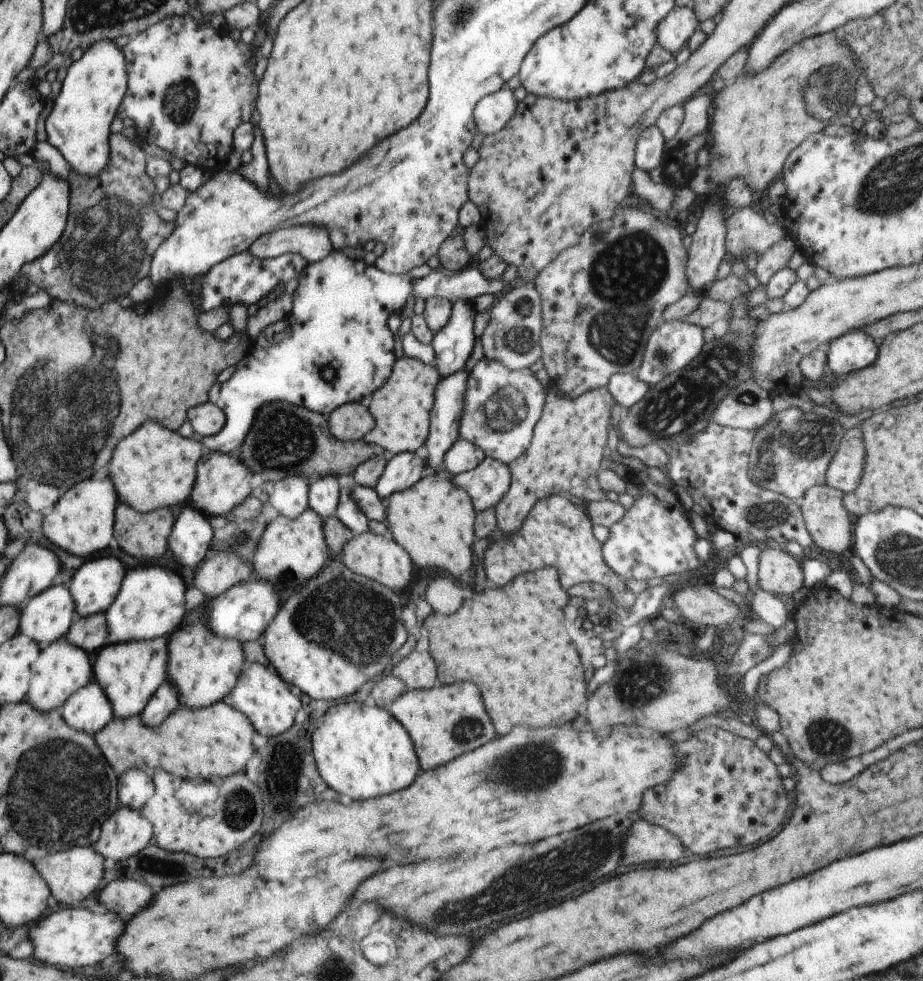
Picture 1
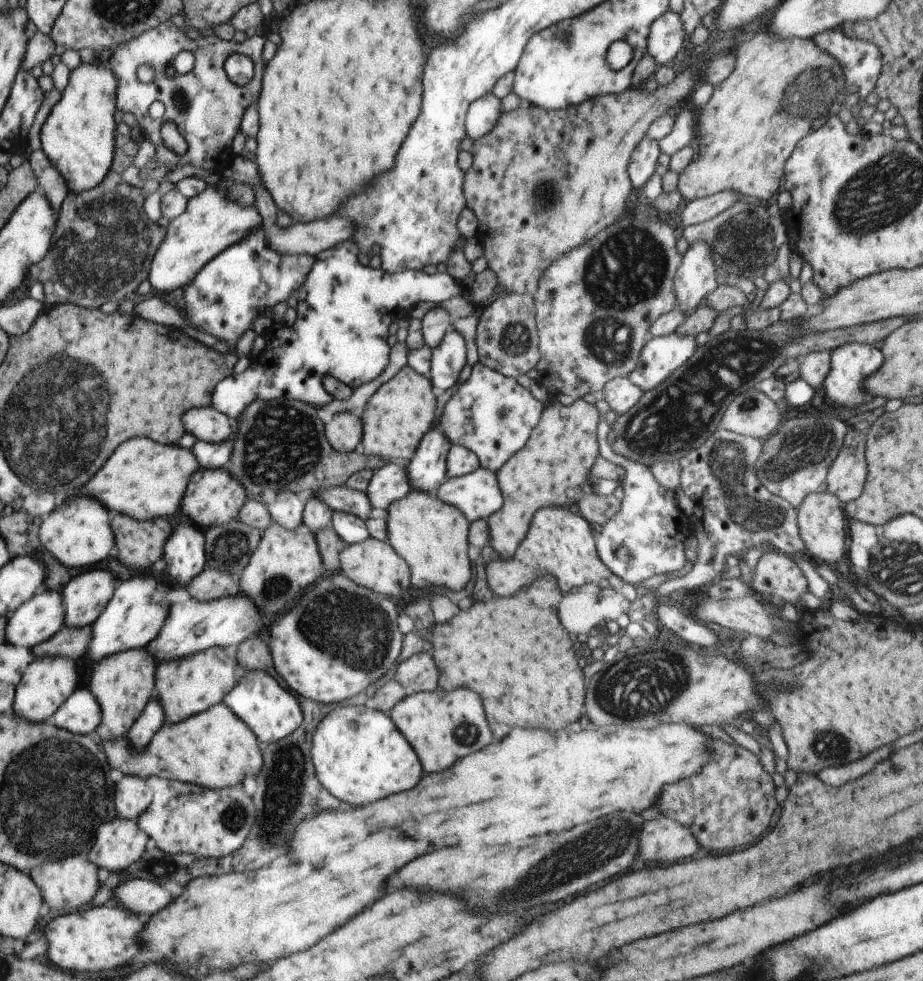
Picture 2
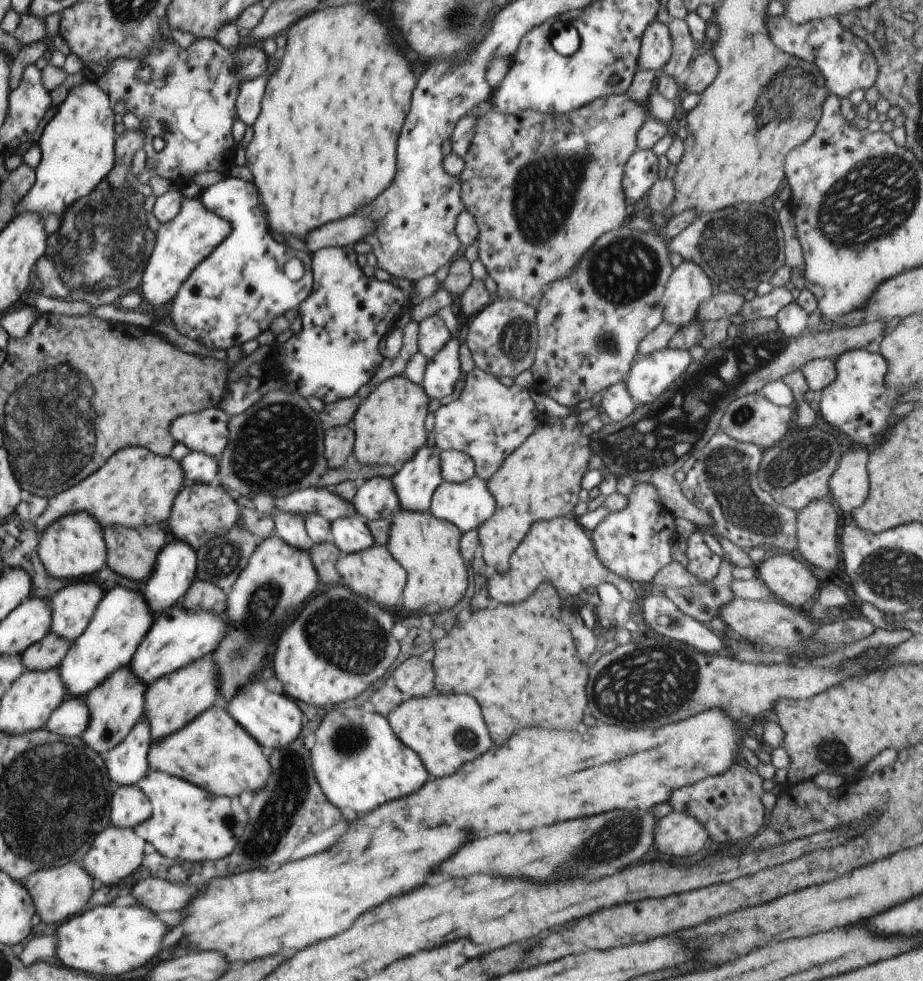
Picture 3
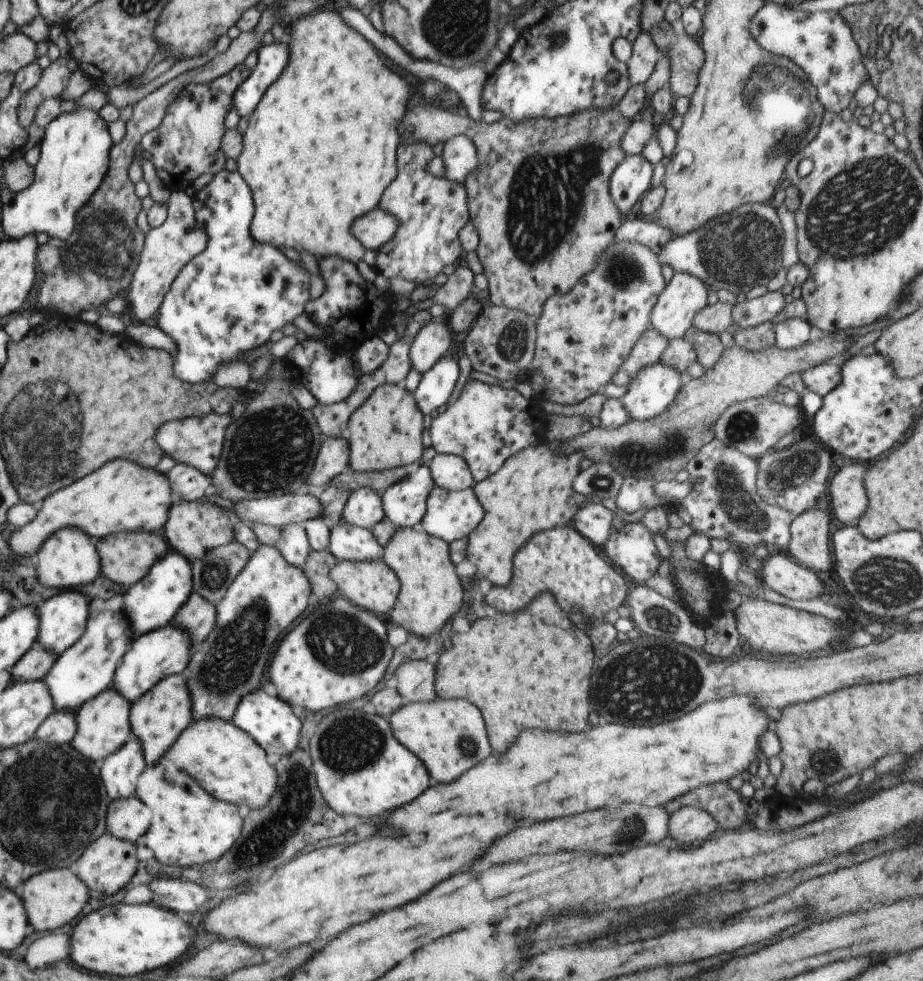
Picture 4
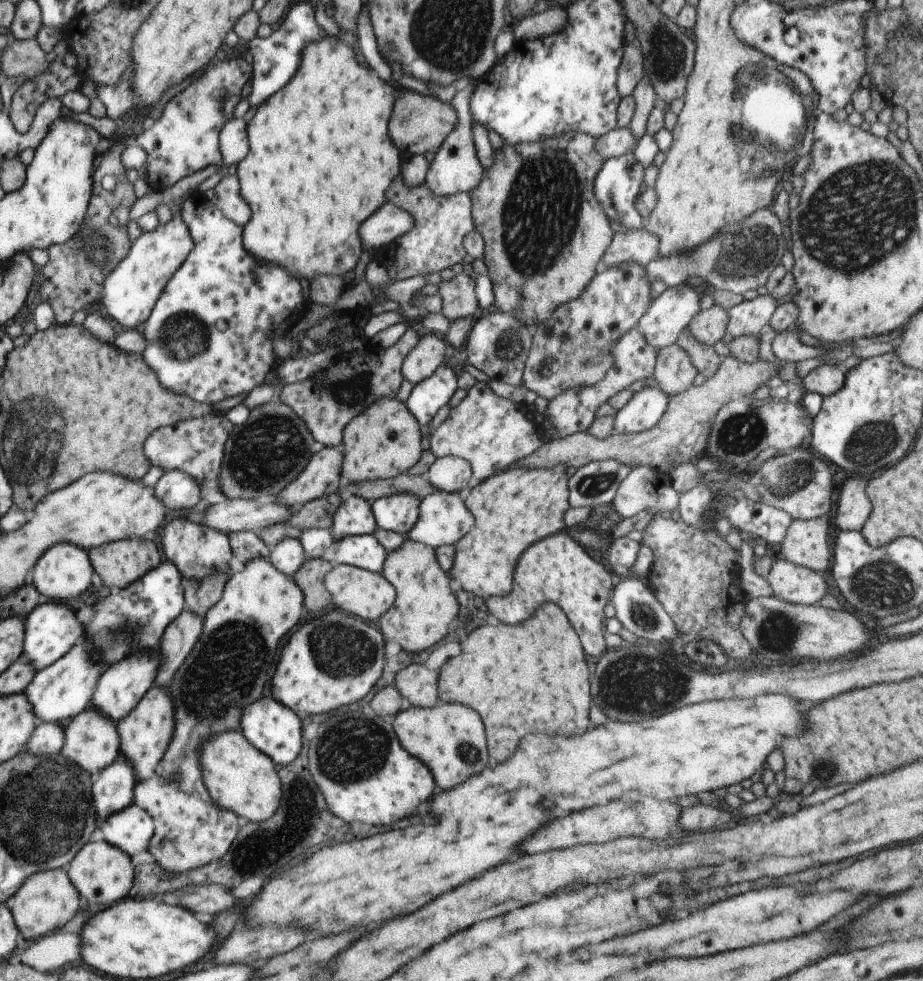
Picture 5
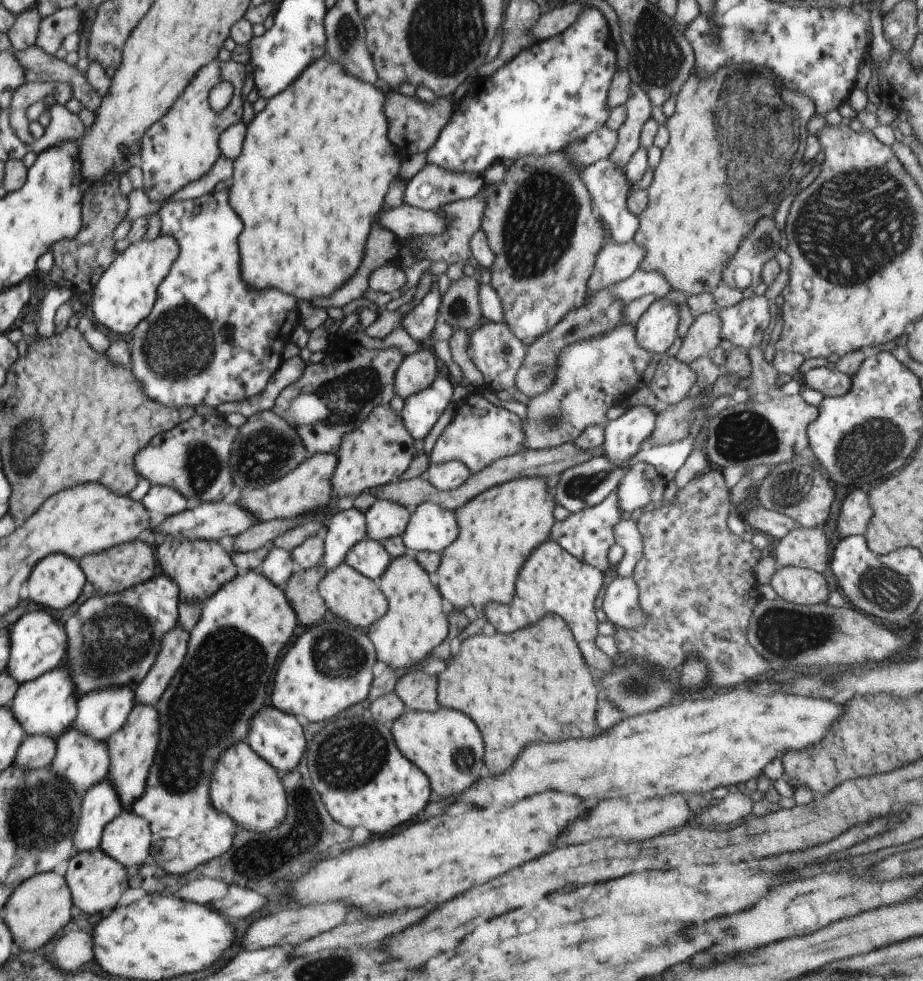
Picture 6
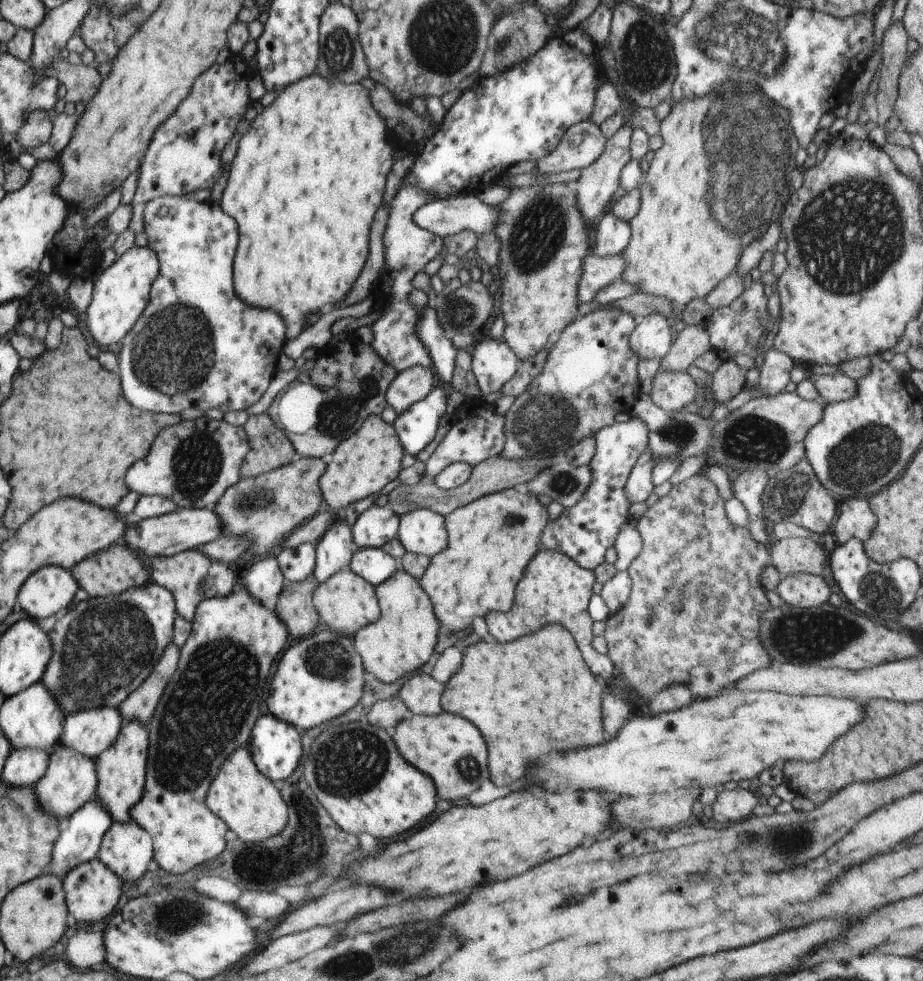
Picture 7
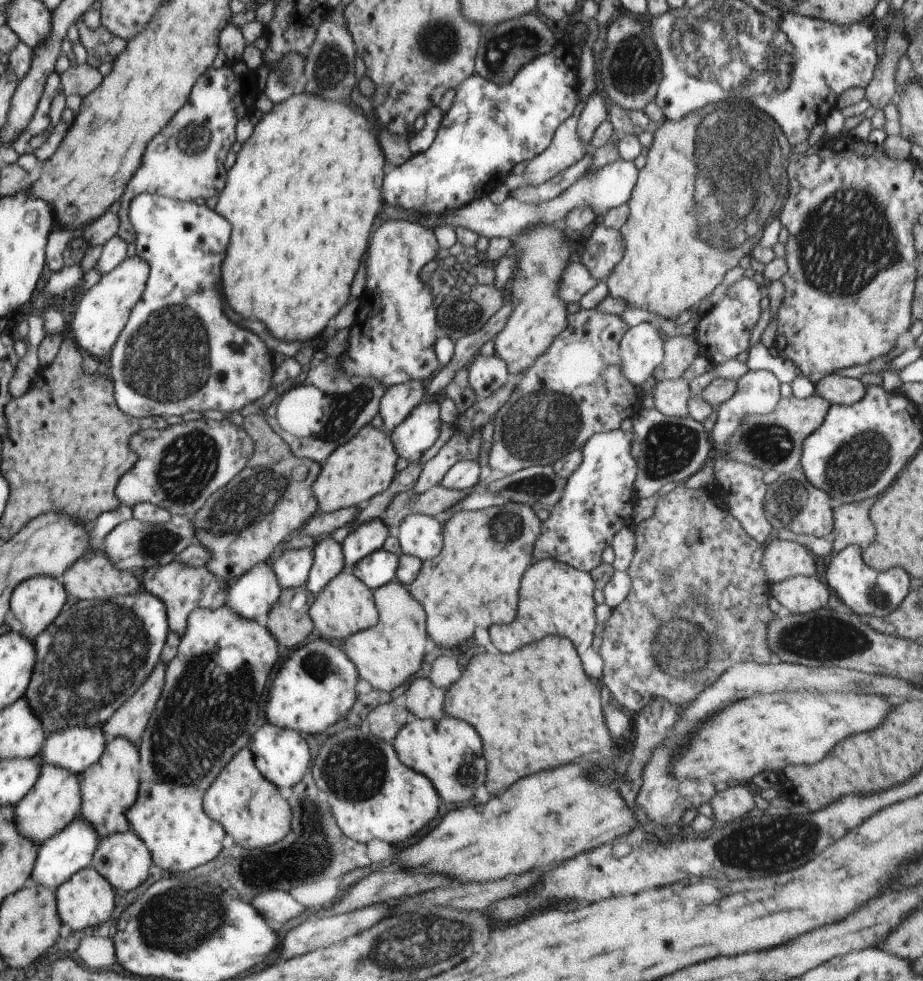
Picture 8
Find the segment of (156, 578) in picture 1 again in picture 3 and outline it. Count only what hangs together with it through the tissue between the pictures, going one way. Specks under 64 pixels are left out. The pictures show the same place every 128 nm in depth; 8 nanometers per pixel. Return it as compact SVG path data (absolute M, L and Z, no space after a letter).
M115 586L104 600L90 622L90 626L73 642L58 668L68 690L68 697L85 698L88 693L110 678L120 667L131 664L139 644L154 626L156 612L145 599L143 592L134 592L124 586Z

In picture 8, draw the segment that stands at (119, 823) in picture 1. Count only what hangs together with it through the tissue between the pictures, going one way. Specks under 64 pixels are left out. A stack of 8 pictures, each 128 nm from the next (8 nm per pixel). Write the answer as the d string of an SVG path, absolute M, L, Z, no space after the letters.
M92 867L75 872L55 890L55 896L58 898L59 915L63 917L67 932L90 932L94 930L94 926L102 925L106 920L110 921L110 914L114 910L114 890L110 881Z

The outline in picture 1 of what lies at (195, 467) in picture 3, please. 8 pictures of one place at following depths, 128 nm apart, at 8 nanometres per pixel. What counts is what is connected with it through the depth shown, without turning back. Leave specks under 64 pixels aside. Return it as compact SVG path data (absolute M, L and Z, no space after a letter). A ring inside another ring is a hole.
M336 250L321 261L307 264L300 272L298 287L293 292L294 305L290 314L260 331L255 341L252 341L245 358L236 365L236 370L230 379L212 388L210 402L223 409L227 415L227 422L218 435L202 437L206 450L238 454L244 439L252 431L251 426L255 423L256 415L267 404L283 402L328 416L343 404L354 401L368 402L373 392L389 379L396 359L394 333L388 329L386 322L390 314L401 315L408 298L417 295L418 291L421 292L424 300L440 297L454 304L460 299L473 301L482 294L500 294L504 286L502 277L486 278L479 266L468 266L450 276L434 270L423 279L412 280L407 274L384 272L375 264L368 265L364 259L350 259ZM326 367L335 372L332 380L327 381L323 377L323 370Z

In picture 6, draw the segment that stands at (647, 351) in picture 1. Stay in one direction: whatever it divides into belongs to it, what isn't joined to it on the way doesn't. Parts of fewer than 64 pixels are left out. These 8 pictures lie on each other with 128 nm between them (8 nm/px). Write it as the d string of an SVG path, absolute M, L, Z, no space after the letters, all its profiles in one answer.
M632 403L626 405L626 412L605 425L605 442L602 444L604 456L617 467L625 467L628 461L640 450L640 445L654 432L657 412L648 405Z

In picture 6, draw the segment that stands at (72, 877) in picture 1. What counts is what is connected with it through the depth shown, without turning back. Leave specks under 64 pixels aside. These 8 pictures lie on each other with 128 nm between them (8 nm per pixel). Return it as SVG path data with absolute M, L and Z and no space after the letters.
M54 871L40 873L26 879L22 886L16 888L6 904L8 928L15 936L16 944L24 950L38 950L46 942L50 942L70 920L72 920L72 898L70 886L66 886L66 877Z

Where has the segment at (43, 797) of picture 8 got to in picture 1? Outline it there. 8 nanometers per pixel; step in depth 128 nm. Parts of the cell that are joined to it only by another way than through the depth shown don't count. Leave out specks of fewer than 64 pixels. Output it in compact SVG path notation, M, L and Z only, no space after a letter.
M168 637L154 640L132 641L130 643L106 643L97 653L93 679L100 683L106 696L111 700L113 716L122 719L134 718L158 693L158 689L168 680L167 668L170 666L170 641Z

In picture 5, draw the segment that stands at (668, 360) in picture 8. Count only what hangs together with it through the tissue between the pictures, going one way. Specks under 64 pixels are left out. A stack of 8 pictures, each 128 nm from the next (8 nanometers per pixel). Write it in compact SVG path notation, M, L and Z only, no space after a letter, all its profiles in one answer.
M718 304L701 310L689 322L689 329L701 343L714 346L726 336L729 316L727 310Z

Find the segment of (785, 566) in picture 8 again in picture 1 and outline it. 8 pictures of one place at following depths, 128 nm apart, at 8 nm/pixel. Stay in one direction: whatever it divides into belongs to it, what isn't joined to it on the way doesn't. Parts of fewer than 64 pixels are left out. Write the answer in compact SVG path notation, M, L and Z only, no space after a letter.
M827 483L811 486L798 501L805 527L812 536L813 544L820 550L847 556L853 544L852 522L843 505L844 493L830 488Z

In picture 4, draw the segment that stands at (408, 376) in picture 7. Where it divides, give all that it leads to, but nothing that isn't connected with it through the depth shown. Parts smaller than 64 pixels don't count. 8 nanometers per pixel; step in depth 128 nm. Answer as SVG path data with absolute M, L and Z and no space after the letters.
M432 319L417 332L409 352L413 367L421 374L448 354L453 334L445 319Z

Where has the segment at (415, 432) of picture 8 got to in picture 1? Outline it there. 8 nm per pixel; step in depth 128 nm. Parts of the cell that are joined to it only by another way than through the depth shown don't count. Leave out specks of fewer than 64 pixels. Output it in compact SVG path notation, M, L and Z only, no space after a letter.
M460 299L451 306L449 321L433 336L431 345L435 352L435 367L442 377L454 374L465 366L472 354L477 336L474 335L474 317L477 311L468 299Z

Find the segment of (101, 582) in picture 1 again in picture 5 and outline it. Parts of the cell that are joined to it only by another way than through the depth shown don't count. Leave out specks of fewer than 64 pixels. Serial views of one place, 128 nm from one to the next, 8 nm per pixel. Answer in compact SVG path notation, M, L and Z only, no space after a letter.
M61 602L41 604L24 620L26 620L26 642L23 644L22 659L32 663L36 672L62 659L85 636L85 626L82 626L82 622L76 618L74 610Z

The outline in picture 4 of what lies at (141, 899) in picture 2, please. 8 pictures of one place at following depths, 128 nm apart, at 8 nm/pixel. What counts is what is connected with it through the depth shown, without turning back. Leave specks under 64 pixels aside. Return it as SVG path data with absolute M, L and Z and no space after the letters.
M156 877L149 879L146 886L153 892L153 901L162 908L172 908L172 912L194 912L206 902L206 890L198 884L192 884L188 880L174 880L174 878Z

